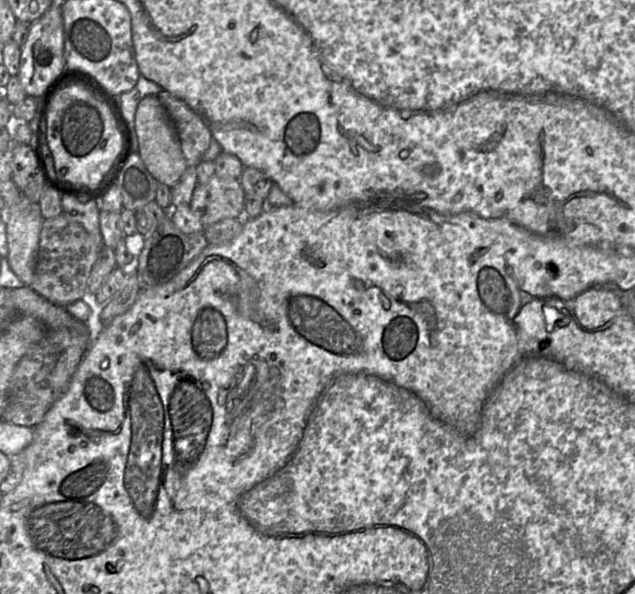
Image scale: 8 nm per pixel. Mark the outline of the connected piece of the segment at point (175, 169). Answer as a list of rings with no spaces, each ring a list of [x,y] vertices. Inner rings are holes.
[[[148,96],[140,101],[135,113],[135,132],[138,154],[145,167],[158,182],[173,187],[188,168],[181,150],[181,144],[165,108],[157,96]]]

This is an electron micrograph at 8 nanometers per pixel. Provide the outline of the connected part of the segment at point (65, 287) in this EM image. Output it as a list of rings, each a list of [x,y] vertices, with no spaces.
[[[60,214],[44,219],[30,288],[49,302],[65,307],[88,293],[88,280],[100,248],[82,225]]]

